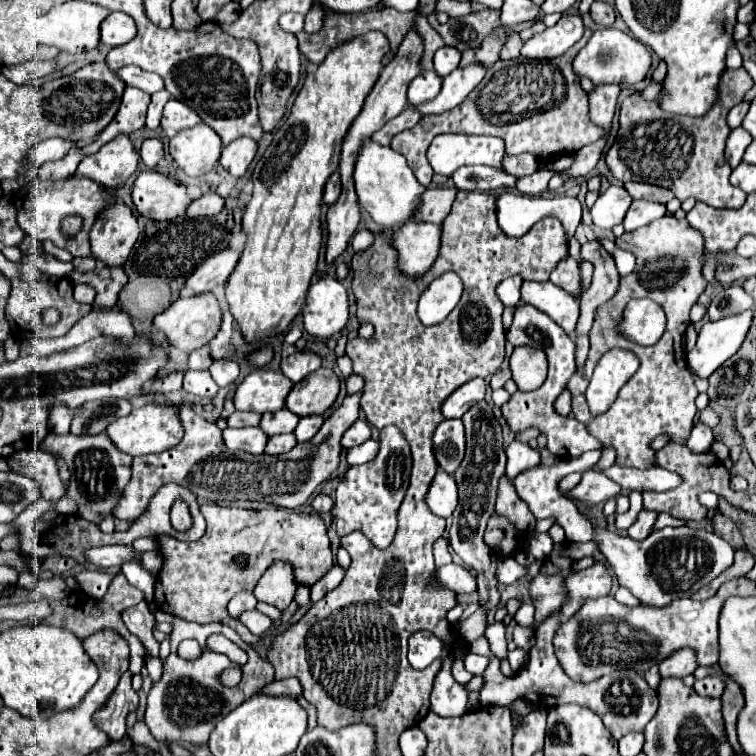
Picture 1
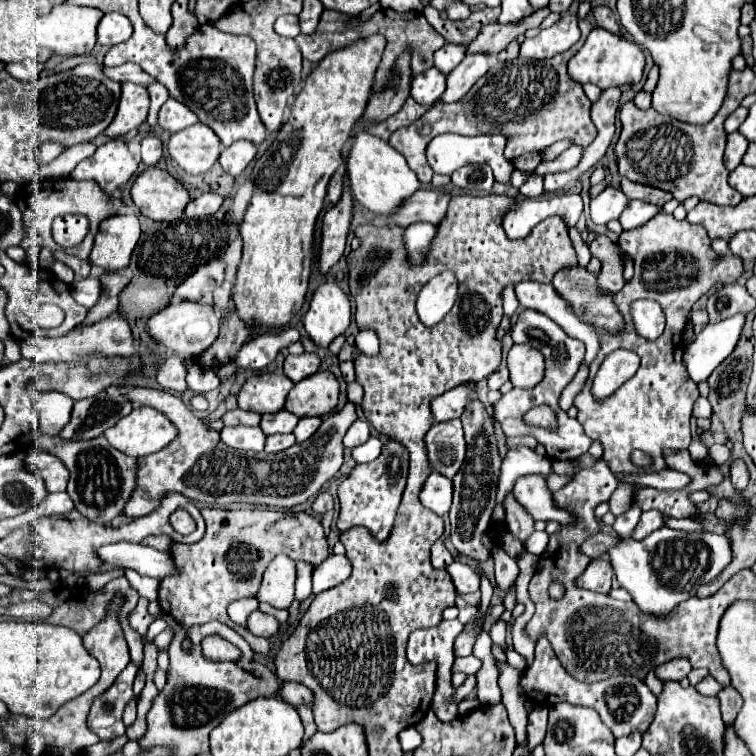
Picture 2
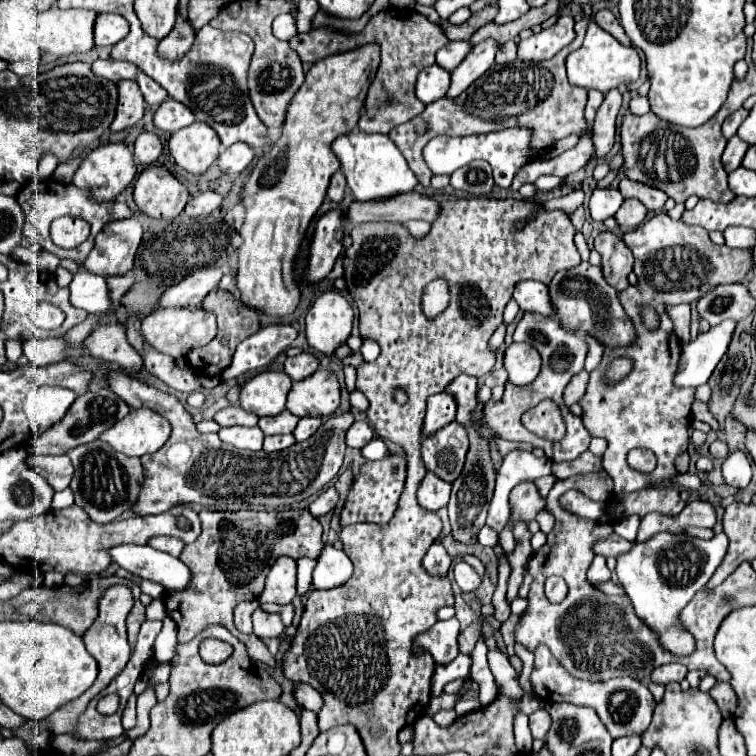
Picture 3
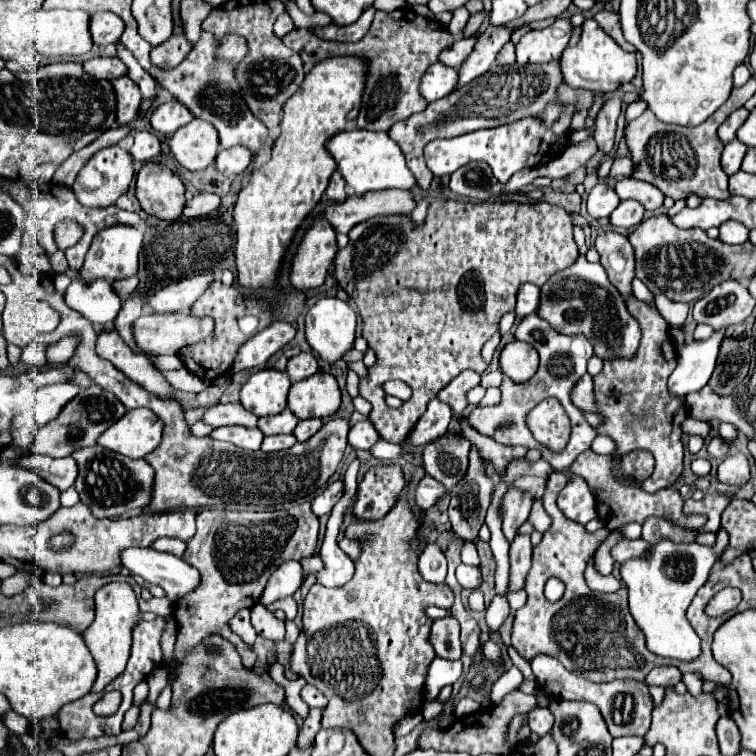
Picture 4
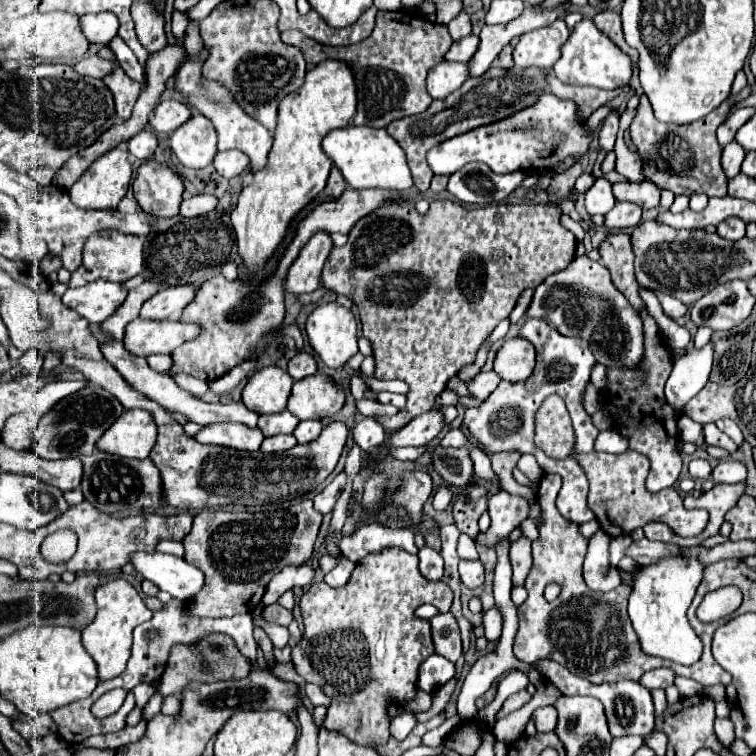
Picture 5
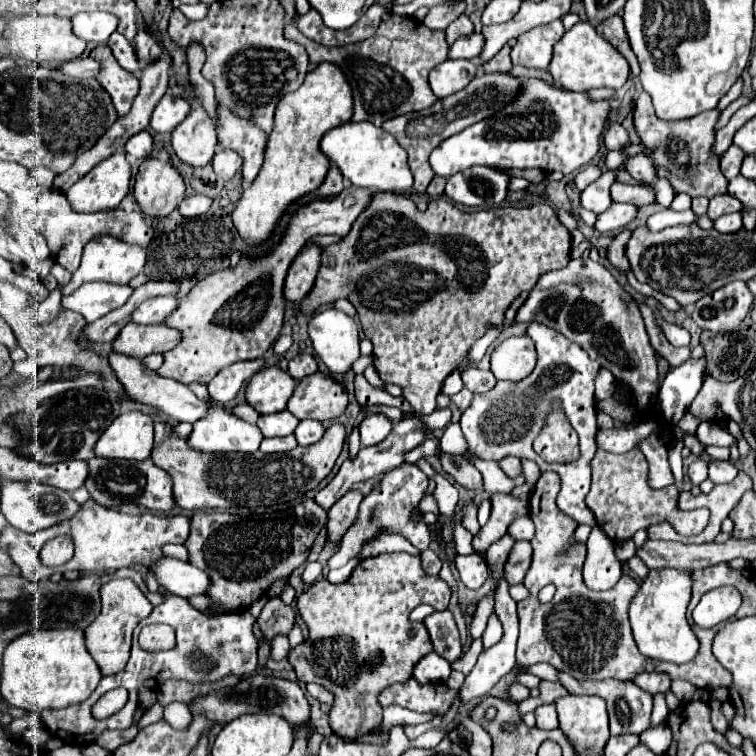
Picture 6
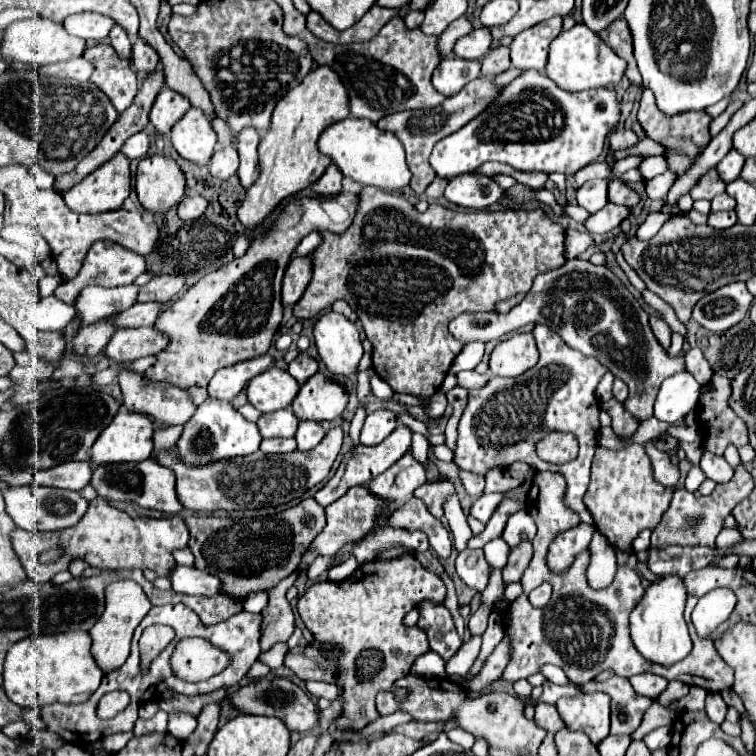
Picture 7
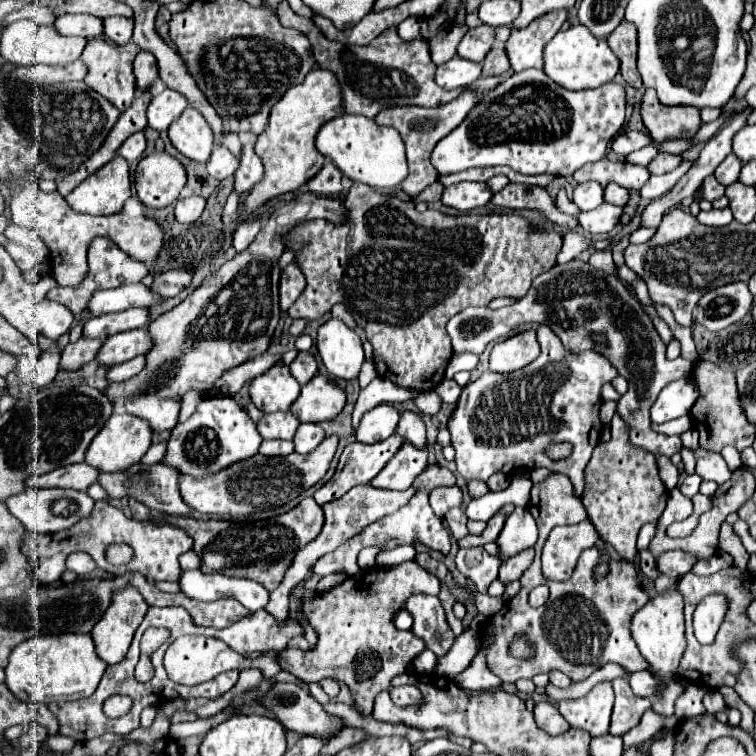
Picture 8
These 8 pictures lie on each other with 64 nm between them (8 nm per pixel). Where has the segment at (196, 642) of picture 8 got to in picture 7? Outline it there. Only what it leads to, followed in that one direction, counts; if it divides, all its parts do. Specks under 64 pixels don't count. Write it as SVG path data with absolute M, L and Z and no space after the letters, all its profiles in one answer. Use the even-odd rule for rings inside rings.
M188 638L178 642L172 654L172 670L178 678L188 682L206 680L222 672L228 664L226 652L214 648L202 638ZM278 642L278 644L274 644L266 654L262 654L260 660L262 660L264 664L268 664L270 670L276 670L278 666L282 666L286 652L288 652L288 644L286 644L286 642Z

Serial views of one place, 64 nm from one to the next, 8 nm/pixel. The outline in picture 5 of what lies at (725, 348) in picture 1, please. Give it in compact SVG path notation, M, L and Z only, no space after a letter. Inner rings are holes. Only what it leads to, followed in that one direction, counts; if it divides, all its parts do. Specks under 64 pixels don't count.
M708 342L704 348L686 350L678 360L674 360L672 374L666 382L666 400L676 408L678 414L692 396L696 396L708 382L714 360L714 344Z

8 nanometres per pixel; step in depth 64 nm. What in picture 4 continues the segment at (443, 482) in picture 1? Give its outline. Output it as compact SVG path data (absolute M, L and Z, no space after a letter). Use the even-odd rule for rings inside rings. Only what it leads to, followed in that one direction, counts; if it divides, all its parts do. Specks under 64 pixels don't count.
M424 476L420 482L418 482L418 488L416 488L416 506L426 510L426 508L432 508L440 498L446 496L446 488L438 482L438 480L432 480L430 476Z

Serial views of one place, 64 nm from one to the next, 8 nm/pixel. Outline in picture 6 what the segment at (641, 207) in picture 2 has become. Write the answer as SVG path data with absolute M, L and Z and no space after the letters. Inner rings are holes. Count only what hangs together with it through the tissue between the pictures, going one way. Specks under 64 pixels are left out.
M612 204L606 212L602 212L594 224L600 232L610 232L618 228L626 228L638 214L638 208L634 204Z

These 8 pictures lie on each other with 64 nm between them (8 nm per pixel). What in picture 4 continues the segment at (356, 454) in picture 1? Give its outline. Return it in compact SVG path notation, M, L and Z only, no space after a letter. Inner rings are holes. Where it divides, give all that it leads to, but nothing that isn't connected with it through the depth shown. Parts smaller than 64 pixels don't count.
M378 440L368 452L370 452L374 458L378 458L378 460L398 460L398 458L400 458L400 452L402 452L402 446L390 444L390 442L386 442L386 440Z

